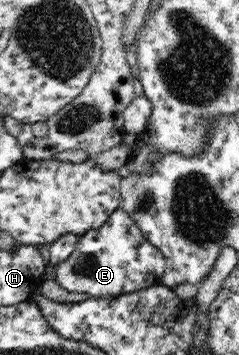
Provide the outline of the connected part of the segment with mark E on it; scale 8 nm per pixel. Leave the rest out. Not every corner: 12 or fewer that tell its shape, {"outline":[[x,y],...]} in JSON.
{"outline":[[121,207],[54,281],[91,298],[161,284],[164,254]]}

